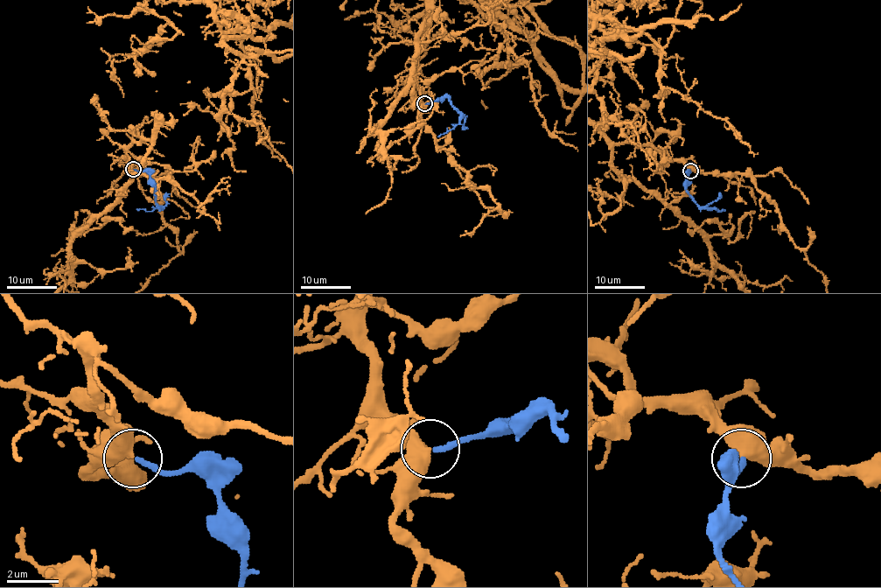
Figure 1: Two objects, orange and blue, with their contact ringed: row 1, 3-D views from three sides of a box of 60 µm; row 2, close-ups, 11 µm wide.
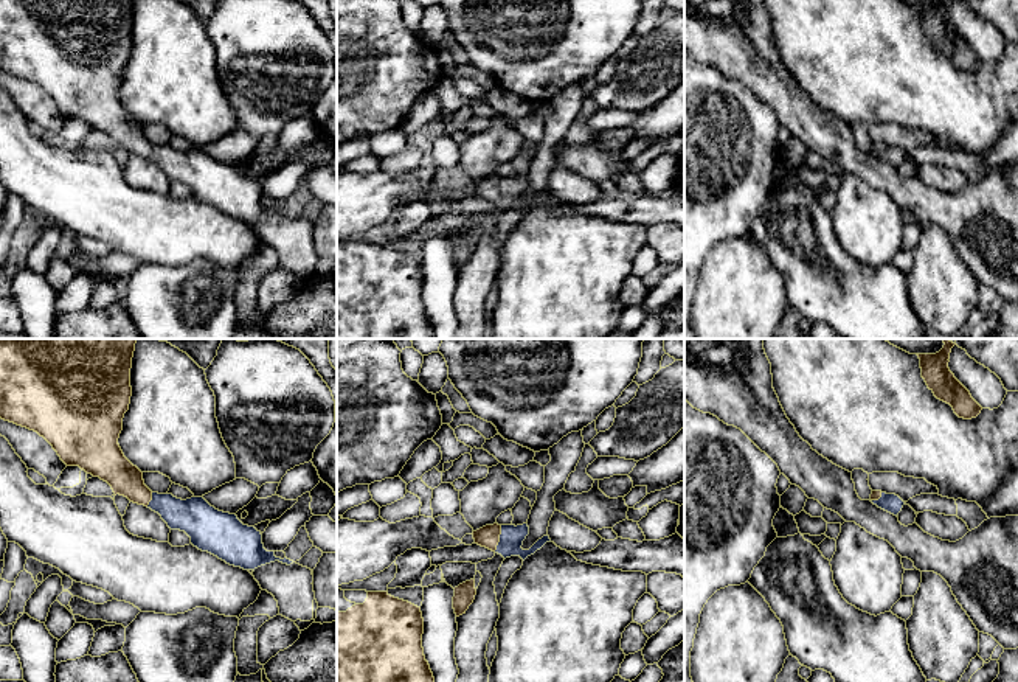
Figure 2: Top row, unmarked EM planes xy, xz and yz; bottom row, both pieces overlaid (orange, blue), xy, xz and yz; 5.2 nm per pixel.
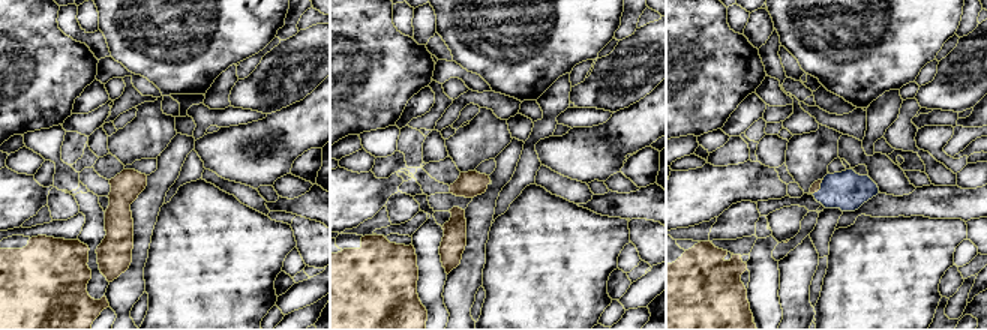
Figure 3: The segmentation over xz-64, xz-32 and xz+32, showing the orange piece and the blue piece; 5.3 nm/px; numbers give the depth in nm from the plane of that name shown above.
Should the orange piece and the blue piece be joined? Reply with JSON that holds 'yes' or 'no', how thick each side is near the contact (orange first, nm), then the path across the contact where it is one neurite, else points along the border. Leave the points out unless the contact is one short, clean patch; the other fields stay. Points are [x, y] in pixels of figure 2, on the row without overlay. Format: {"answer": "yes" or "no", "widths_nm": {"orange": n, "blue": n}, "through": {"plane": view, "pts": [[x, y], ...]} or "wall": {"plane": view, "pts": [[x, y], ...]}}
{"answer": "yes", "widths_nm": {"orange": 120, "blue": 130}, "through": {"plane": "xz", "pts": [[488, 188], [498, 190], [511, 191]]}}

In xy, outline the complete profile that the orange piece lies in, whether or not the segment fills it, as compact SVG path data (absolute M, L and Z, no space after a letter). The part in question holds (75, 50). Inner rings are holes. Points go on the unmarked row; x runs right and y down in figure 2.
M0 0L0 70L37 84L67 118L79 118L107 134L115 148L158 165L171 182L185 183L194 199L230 217L254 224L275 213L293 216L267 204L261 183L244 177L236 166L216 162L203 149L182 152L172 146L152 144L144 137L143 124L124 109L118 96L132 48L133 3L135 0Z

